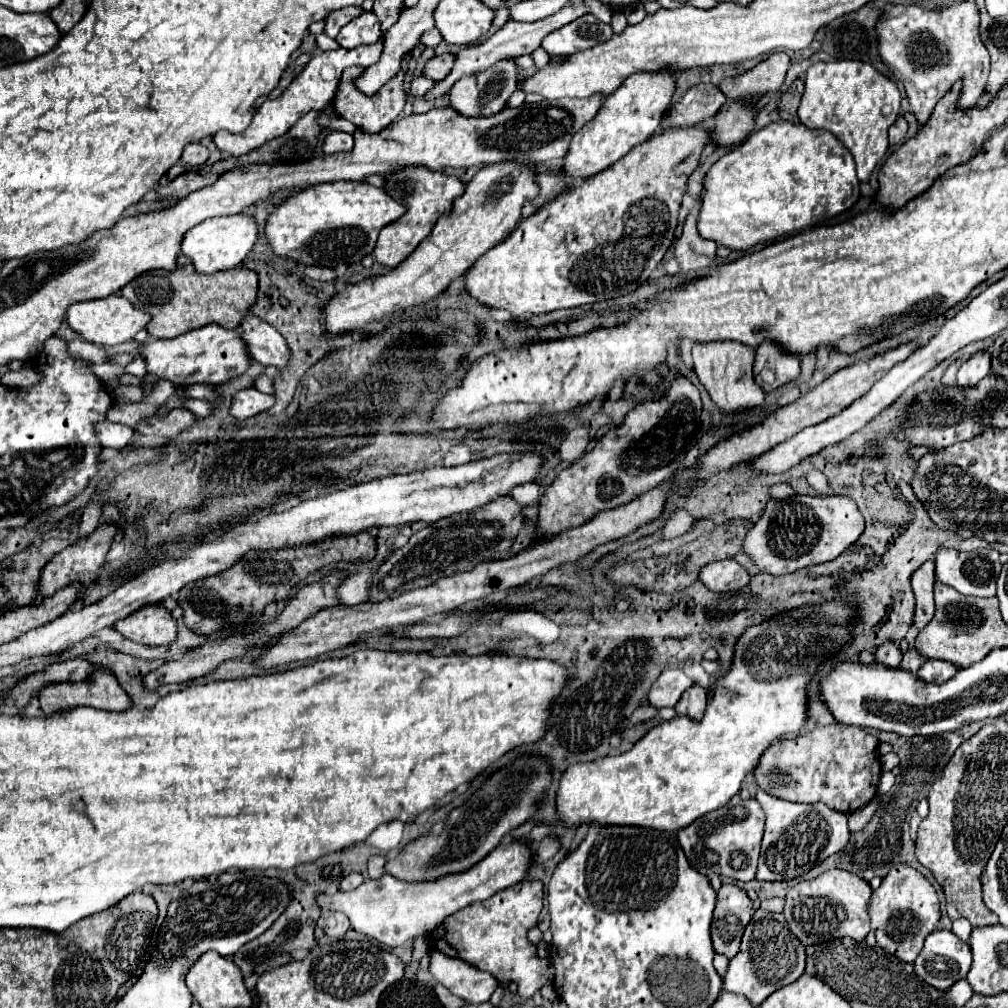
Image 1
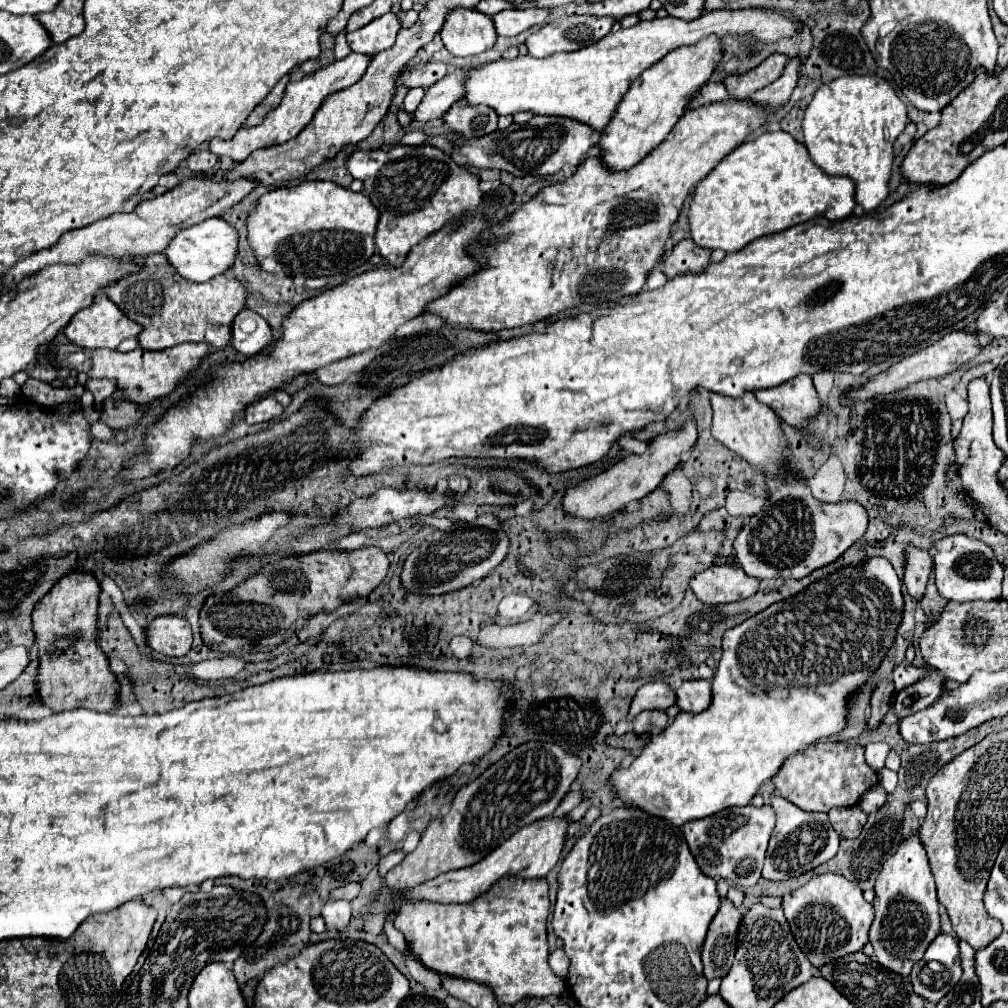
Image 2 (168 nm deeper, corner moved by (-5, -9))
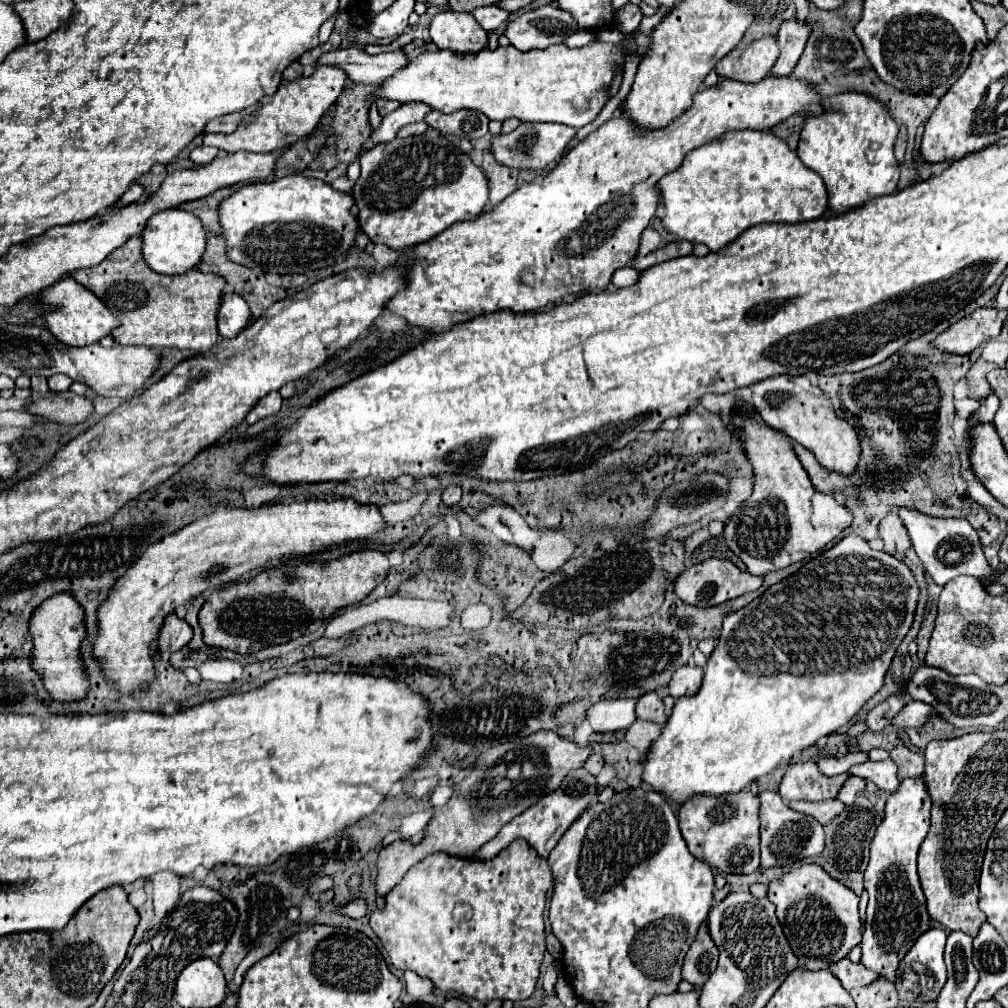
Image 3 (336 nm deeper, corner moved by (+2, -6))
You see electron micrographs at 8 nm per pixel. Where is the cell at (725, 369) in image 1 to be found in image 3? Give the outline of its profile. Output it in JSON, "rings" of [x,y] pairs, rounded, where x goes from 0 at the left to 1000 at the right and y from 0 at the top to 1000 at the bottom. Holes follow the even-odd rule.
{"rings":[[[738,418],[734,436],[740,447],[750,479],[746,491],[734,501],[718,523],[722,543],[740,559],[746,570],[760,570],[778,564],[786,559],[802,557],[810,547],[819,543],[839,523],[845,521],[845,509],[829,499],[825,491],[812,489],[802,469],[794,461],[790,449],[784,445],[784,436],[758,420]]]}

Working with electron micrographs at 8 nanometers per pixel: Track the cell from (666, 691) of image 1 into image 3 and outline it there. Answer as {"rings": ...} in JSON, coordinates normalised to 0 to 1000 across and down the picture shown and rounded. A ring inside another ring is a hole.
{"rings":[[[607,693],[589,697],[581,705],[581,715],[589,725],[613,725],[631,715],[631,693]]]}

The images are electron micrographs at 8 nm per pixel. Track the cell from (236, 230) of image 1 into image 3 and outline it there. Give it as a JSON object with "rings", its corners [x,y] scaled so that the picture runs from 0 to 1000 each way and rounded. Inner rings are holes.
{"rings":[[[165,207],[149,215],[143,225],[141,235],[141,255],[147,265],[161,273],[181,273],[187,267],[194,265],[204,247],[204,229],[196,215],[181,207]]]}

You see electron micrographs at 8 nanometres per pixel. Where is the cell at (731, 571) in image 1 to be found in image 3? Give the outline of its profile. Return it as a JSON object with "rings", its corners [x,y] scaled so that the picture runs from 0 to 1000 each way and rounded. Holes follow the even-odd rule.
{"rings":[[[700,555],[696,559],[687,561],[685,564],[679,564],[671,576],[669,576],[669,588],[673,594],[677,594],[683,600],[688,602],[708,602],[714,598],[720,598],[728,592],[734,592],[738,588],[750,586],[756,580],[756,572],[744,570],[742,566],[734,566],[726,557],[722,555]]]}

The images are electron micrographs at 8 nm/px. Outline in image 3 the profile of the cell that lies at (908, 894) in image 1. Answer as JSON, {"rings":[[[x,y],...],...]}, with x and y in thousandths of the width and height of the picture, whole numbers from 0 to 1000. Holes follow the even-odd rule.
{"rings":[[[901,771],[881,791],[877,813],[863,836],[863,854],[857,864],[857,882],[863,888],[859,916],[855,924],[855,951],[853,955],[869,963],[879,973],[887,973],[893,951],[901,945],[907,934],[923,920],[919,892],[909,866],[911,840],[921,828],[925,793],[915,771]]]}

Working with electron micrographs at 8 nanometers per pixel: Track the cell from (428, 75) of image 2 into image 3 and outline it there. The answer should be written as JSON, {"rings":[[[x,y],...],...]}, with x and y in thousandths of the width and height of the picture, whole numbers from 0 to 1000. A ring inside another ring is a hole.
{"rings":[[[345,47],[345,49],[331,49],[319,53],[313,61],[313,66],[329,64],[341,68],[343,76],[349,82],[361,84],[377,84],[377,80],[385,78],[391,70],[403,64],[403,55],[399,51],[385,51],[375,55],[365,55],[361,49]]]}

